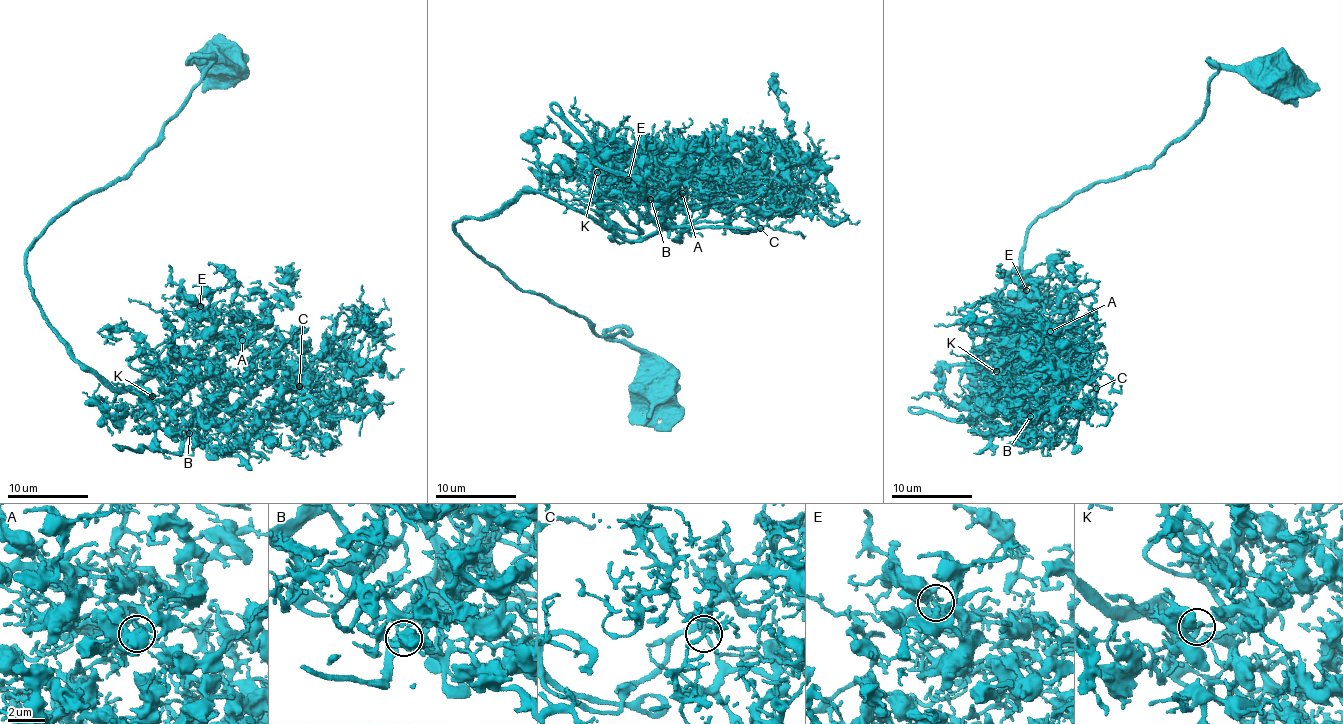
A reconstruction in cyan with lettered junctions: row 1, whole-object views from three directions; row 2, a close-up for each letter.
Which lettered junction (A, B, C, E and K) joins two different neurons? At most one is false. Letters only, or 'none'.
none

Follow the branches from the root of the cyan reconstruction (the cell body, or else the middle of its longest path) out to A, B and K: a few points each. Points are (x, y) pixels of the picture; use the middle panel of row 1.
A: (652, 386), (622, 331), (599, 336), (516, 290), (454, 223), (544, 192), (632, 242), (661, 189), (682, 193)
B: (652, 386), (622, 331), (599, 336), (516, 290), (454, 223), (530, 192), (606, 226), (601, 199), (650, 199)
K: (652, 386), (622, 331), (599, 336), (516, 290), (455, 232), (530, 192), (608, 226), (613, 181), (596, 171)

